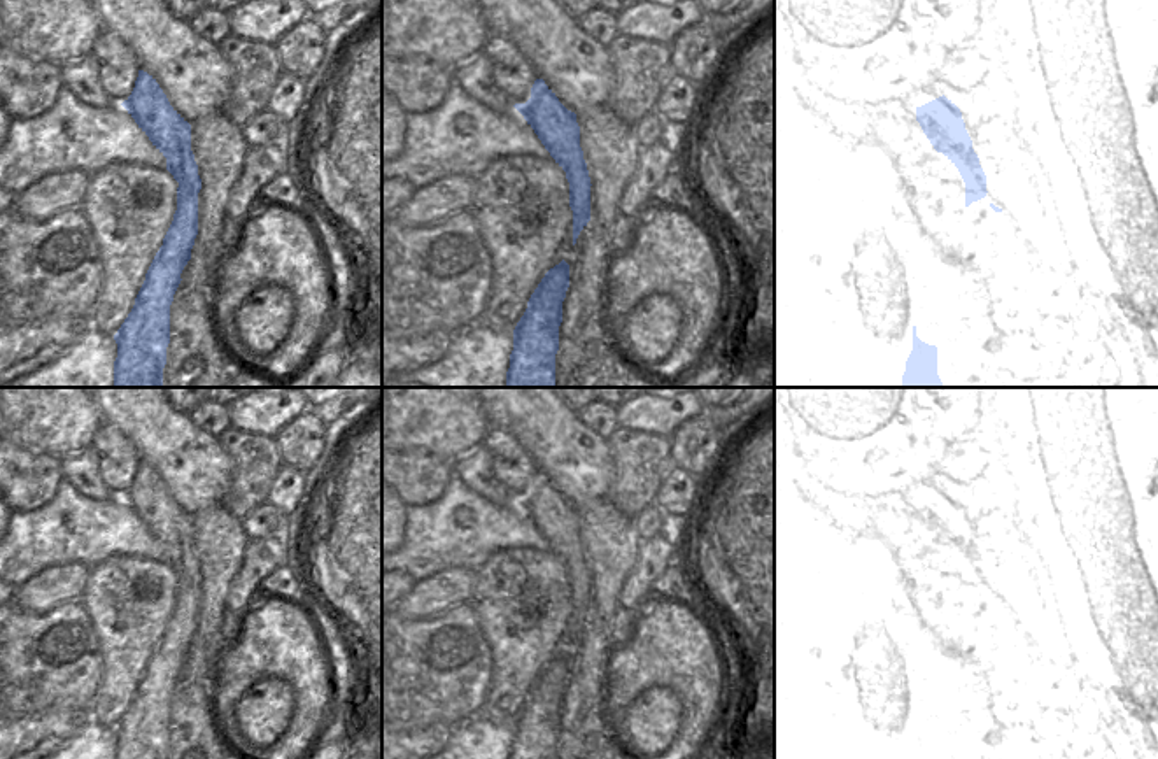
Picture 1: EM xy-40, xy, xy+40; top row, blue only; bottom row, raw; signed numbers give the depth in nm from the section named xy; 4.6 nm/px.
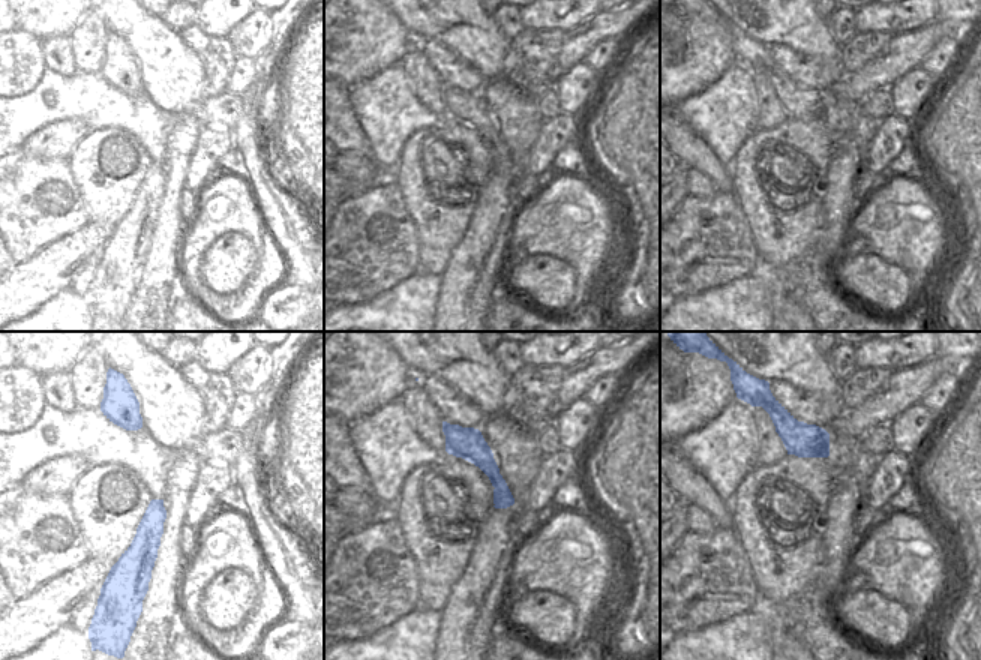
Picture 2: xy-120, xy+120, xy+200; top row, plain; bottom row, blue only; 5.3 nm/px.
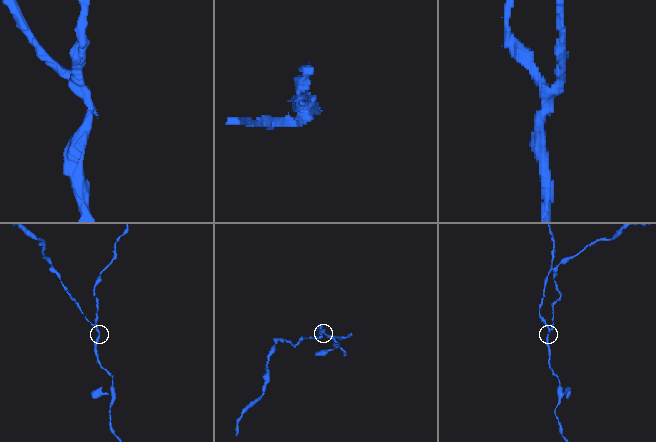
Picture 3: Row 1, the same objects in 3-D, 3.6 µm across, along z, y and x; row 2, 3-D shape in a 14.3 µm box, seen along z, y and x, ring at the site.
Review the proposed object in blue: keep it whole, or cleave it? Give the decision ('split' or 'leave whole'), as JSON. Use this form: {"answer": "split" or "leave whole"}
{"answer": "split"}

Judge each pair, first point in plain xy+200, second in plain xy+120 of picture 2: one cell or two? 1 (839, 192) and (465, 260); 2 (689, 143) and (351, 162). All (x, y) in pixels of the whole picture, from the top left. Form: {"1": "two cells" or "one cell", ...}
{"1": "one cell", "2": "two cells"}

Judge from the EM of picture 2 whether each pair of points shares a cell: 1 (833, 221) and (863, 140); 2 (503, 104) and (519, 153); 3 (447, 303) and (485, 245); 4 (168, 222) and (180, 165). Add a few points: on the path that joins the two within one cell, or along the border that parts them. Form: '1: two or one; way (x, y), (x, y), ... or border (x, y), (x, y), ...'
1: one; way (837, 201), (840, 176), (849, 159)
2: one; way (515, 116), (519, 123), (519, 141)
3: one; way (462, 288), (470, 281), (479, 260)
4: one; way (170, 209), (174, 179)

